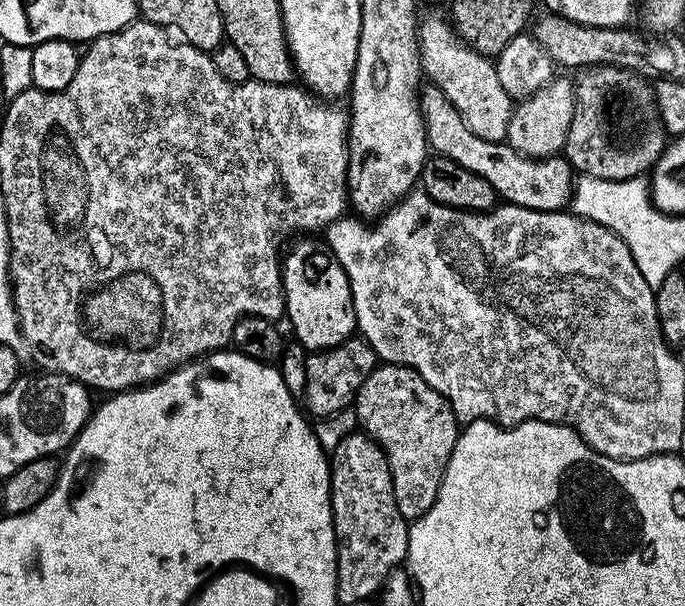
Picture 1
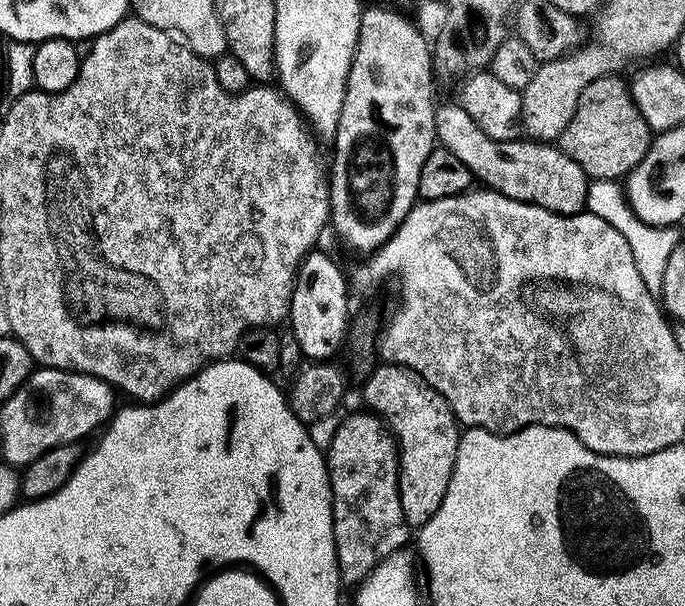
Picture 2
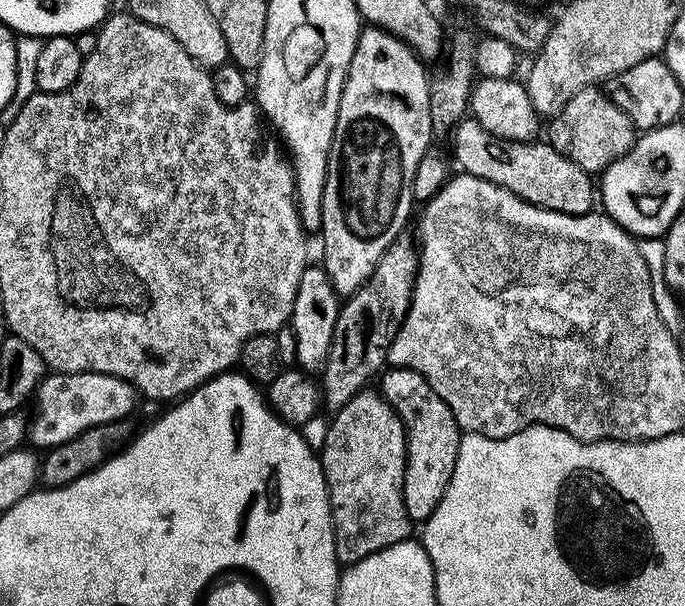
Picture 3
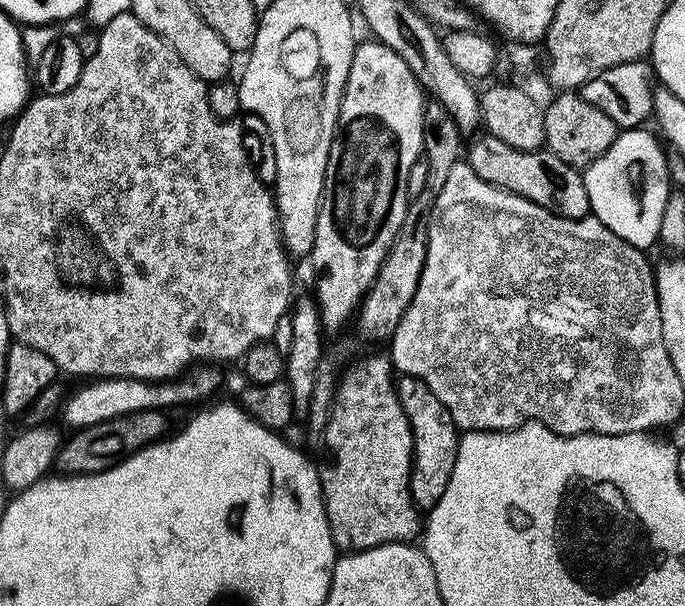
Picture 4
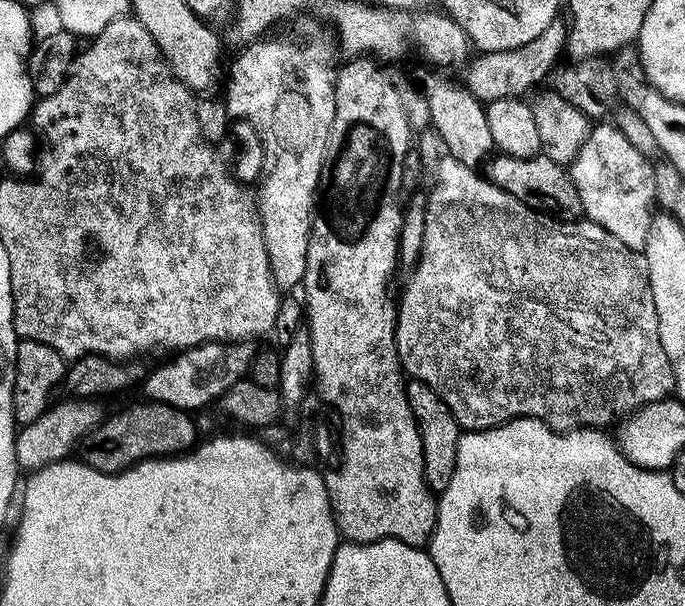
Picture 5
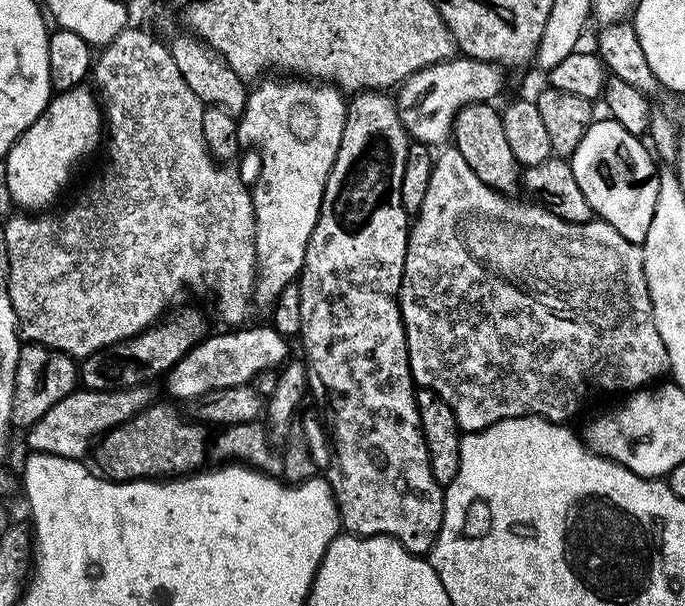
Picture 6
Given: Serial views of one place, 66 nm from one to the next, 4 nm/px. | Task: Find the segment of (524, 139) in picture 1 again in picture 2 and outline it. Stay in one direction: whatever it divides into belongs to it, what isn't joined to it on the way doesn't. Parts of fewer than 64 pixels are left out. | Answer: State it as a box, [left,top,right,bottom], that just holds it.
[520,42,618,142]

